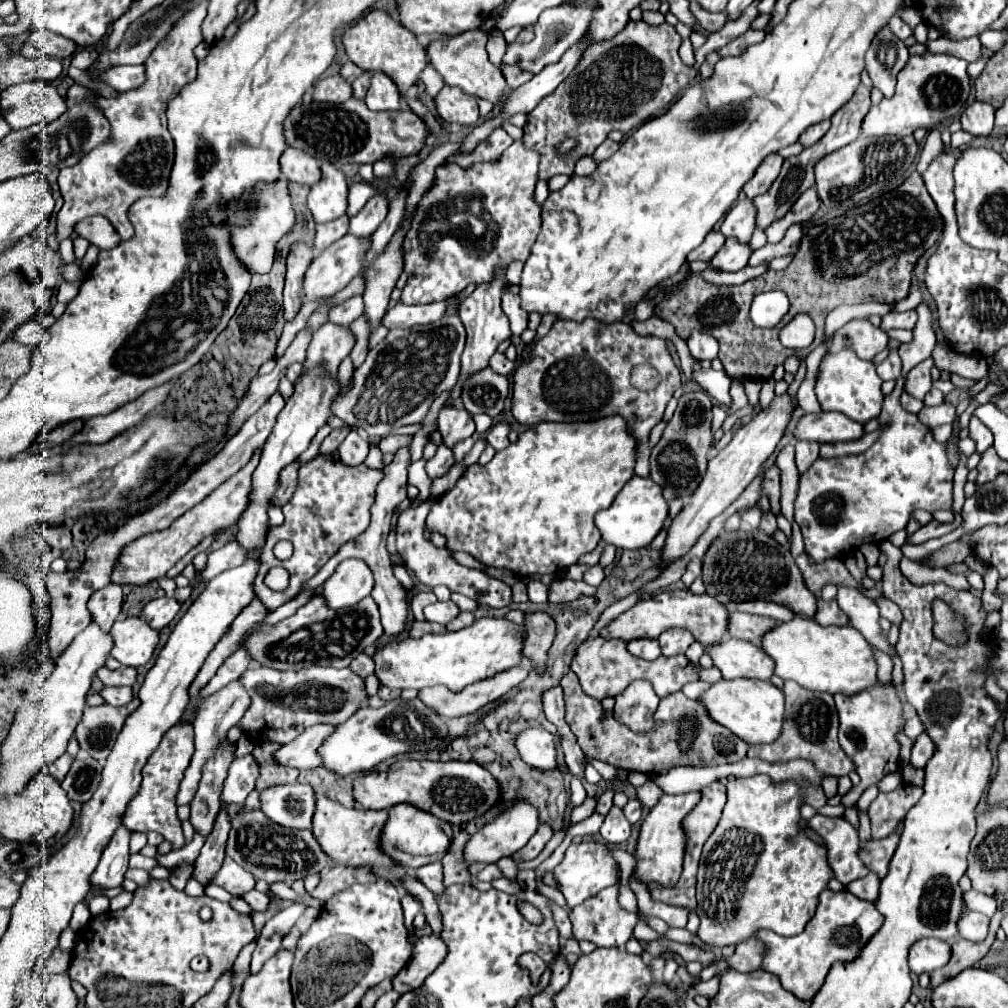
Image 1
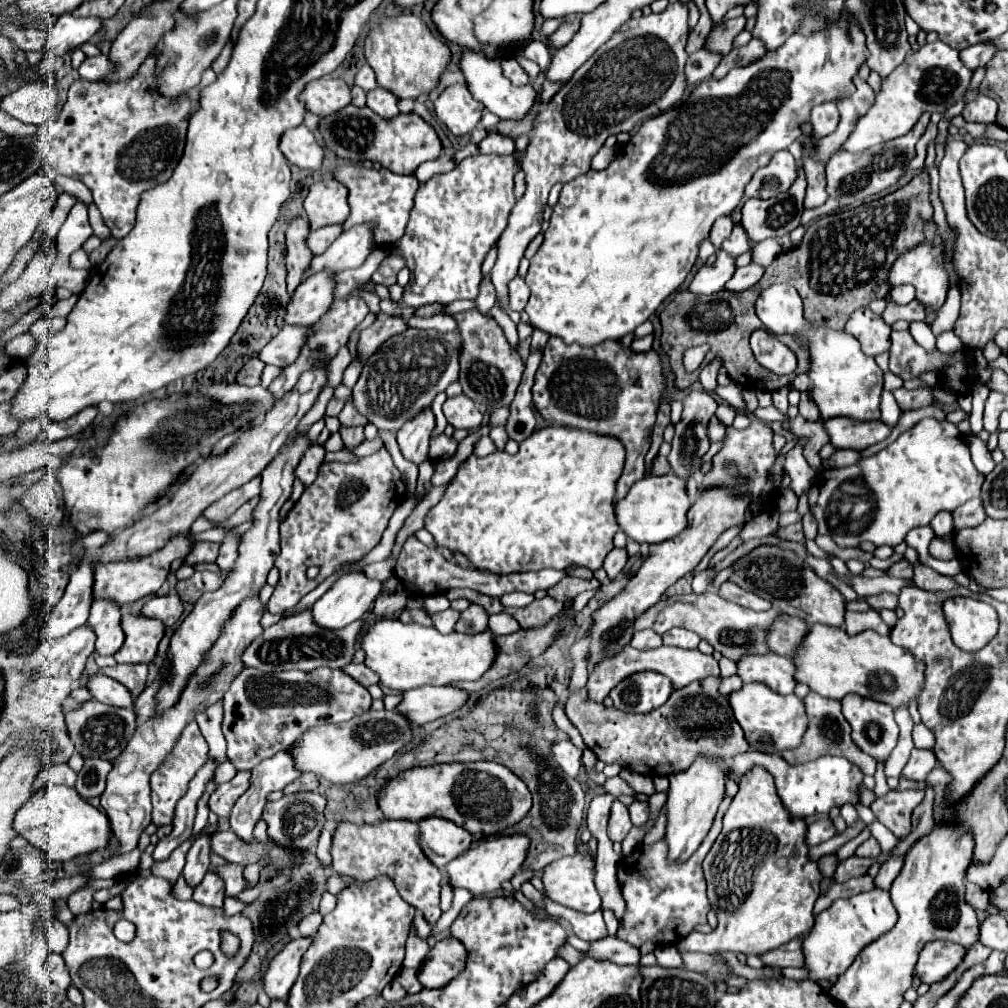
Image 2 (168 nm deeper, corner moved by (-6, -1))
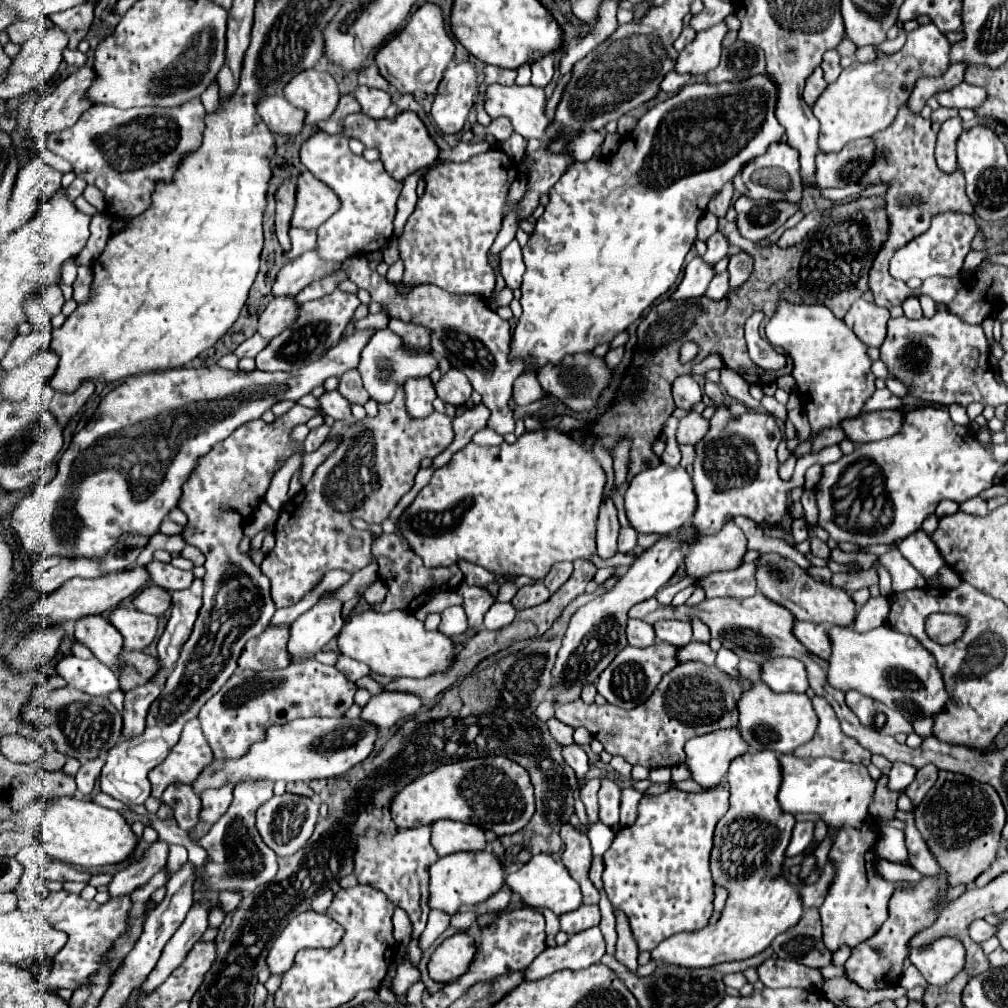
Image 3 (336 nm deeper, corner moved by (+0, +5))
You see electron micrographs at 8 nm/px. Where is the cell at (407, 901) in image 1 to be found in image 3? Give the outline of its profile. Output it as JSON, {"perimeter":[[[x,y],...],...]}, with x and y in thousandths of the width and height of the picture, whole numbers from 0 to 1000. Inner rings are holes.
{"perimeter":[[[402,948],[402,952],[398,952],[398,956],[394,956],[394,968],[392,968],[392,974],[390,974],[390,986],[394,988],[394,992],[402,992],[402,984],[408,976],[412,976],[416,972],[416,962],[408,956],[406,948]]]}

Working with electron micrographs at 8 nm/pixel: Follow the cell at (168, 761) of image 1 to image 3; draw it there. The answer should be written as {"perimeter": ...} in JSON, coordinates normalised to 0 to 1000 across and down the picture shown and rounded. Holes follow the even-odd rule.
{"perimeter":[[[191,712],[184,718],[182,728],[168,750],[150,764],[150,790],[160,794],[168,778],[191,778],[191,774],[195,774],[195,766],[199,766],[207,754],[211,754],[211,746],[203,734],[203,728],[199,726],[199,716]]]}

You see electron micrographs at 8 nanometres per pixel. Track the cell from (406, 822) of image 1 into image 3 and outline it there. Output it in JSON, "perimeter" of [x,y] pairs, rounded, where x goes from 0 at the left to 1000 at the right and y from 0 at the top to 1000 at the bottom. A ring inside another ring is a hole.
{"perimeter":[[[434,813],[434,817],[428,817],[428,837],[436,849],[483,841],[477,821],[471,817],[453,817],[449,813]]]}

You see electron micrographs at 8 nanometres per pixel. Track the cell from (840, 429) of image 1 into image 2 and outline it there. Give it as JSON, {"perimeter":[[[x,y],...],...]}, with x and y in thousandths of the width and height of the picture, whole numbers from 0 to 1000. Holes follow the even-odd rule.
{"perimeter":[[[824,415],[816,421],[820,431],[824,433],[824,440],[828,440],[830,444],[856,446],[878,437],[884,431],[884,423],[874,417],[848,419],[844,415]]]}

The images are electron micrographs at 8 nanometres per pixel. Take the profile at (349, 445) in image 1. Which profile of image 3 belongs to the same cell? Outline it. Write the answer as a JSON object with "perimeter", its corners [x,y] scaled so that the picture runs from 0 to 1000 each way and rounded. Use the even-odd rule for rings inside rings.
{"perimeter":[[[334,387],[322,389],[322,391],[316,395],[316,399],[318,399],[318,407],[324,409],[332,419],[340,419],[342,425],[346,425],[346,421],[352,419],[350,411],[348,411],[346,399],[342,399],[340,393],[338,393]]]}

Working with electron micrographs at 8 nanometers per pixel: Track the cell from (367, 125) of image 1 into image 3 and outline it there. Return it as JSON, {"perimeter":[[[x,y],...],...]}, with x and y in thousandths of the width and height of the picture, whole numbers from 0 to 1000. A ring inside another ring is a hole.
{"perimeter":[[[354,111],[354,113],[342,115],[338,119],[338,125],[340,125],[340,129],[338,129],[340,135],[360,141],[362,147],[376,149],[382,169],[392,179],[402,179],[412,169],[426,165],[428,161],[434,159],[434,153],[436,153],[432,139],[426,135],[422,123],[418,121],[418,117],[412,111],[398,111],[390,117],[380,117],[380,119],[370,119],[366,115],[362,115],[360,111]]]}

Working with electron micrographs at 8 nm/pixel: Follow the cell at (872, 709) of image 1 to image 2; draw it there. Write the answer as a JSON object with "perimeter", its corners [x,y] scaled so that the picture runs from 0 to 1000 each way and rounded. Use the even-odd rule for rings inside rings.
{"perimeter":[[[846,688],[834,694],[834,700],[836,710],[846,722],[846,736],[868,754],[880,754],[892,732],[886,702]]]}

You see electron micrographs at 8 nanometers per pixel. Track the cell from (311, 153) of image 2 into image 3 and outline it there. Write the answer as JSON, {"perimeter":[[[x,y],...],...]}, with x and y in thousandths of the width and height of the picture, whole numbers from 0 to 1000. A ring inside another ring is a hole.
{"perimeter":[[[269,95],[257,101],[257,115],[271,133],[295,135],[301,129],[301,113],[291,107],[281,95]]]}

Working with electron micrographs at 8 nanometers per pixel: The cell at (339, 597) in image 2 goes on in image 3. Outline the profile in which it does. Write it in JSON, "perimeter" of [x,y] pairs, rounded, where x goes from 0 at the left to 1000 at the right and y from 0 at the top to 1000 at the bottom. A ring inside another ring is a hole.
{"perimeter":[[[318,591],[316,597],[299,609],[289,619],[287,649],[291,655],[303,655],[313,651],[328,633],[332,633],[340,621],[338,613],[340,597],[332,591]]]}

